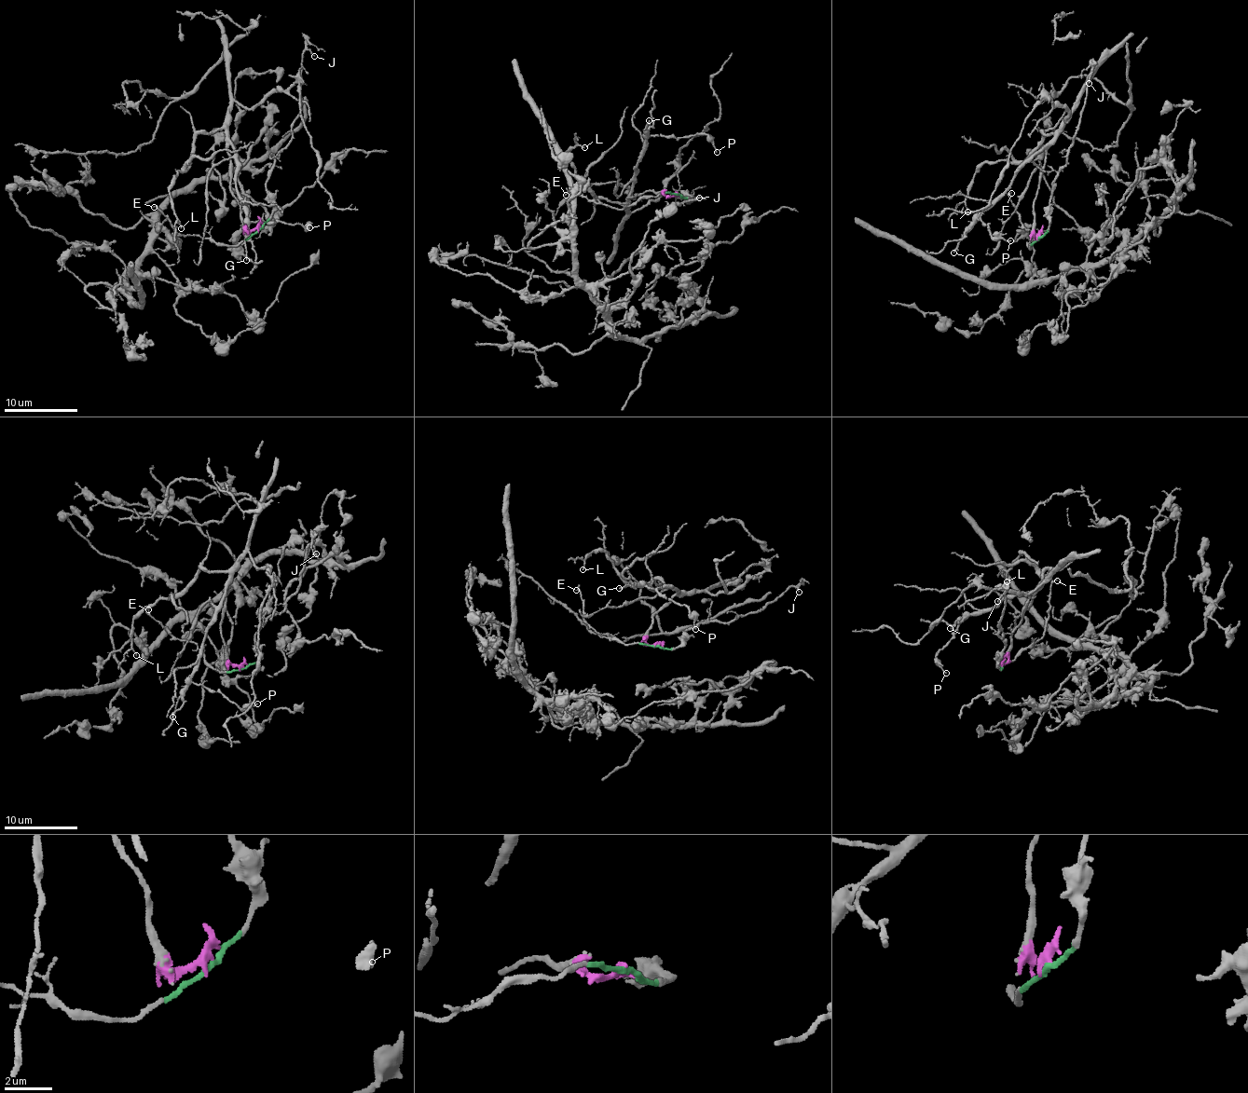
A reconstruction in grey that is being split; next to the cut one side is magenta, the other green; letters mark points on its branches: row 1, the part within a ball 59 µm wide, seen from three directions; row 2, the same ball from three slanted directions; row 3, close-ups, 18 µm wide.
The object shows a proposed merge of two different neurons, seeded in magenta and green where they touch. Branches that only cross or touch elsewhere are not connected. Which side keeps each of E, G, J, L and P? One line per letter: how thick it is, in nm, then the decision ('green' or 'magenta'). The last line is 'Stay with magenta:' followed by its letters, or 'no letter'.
E: calibre 170 nm; green
G: calibre 160 nm; magenta
J: calibre 110 nm; green
L: calibre 110 nm; magenta
P: calibre 130 nm; magenta
Stay with magenta: G, L, P

